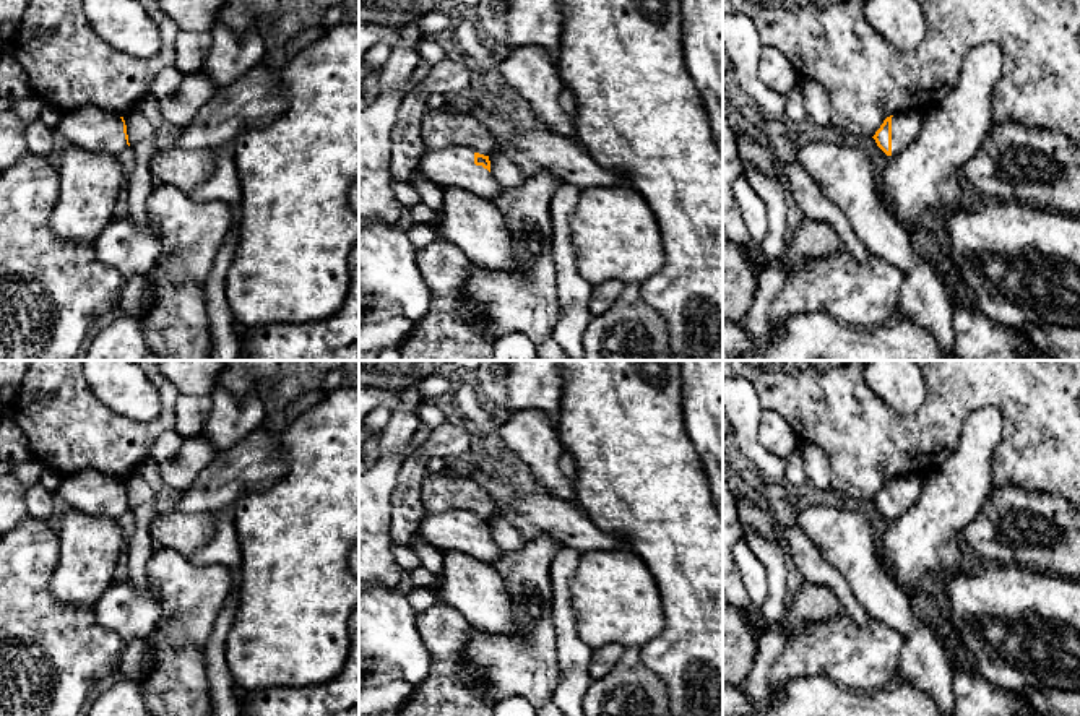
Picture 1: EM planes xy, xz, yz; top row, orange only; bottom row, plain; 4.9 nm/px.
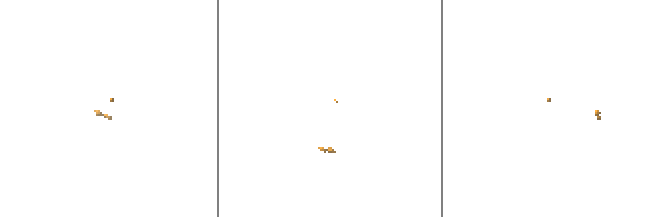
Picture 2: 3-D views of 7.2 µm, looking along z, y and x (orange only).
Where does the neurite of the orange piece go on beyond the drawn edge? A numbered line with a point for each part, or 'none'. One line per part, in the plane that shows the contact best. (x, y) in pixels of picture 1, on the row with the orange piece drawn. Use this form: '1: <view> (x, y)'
1: yz (905, 127)

